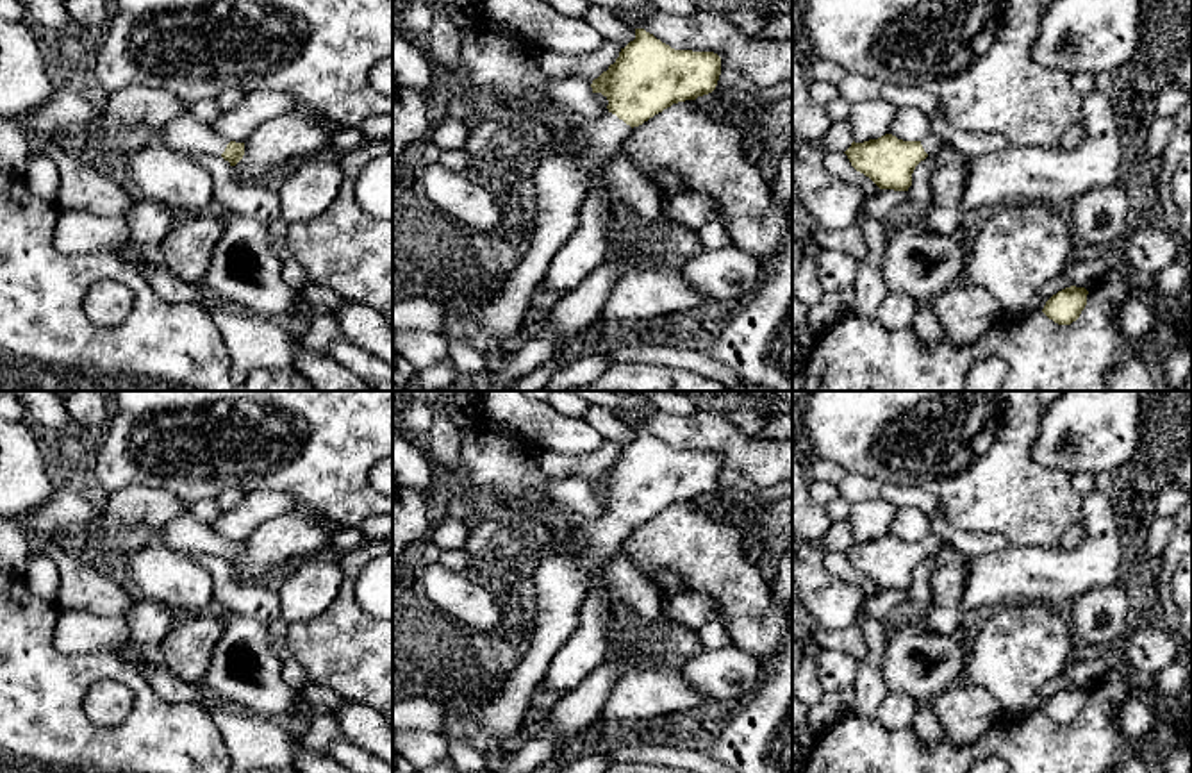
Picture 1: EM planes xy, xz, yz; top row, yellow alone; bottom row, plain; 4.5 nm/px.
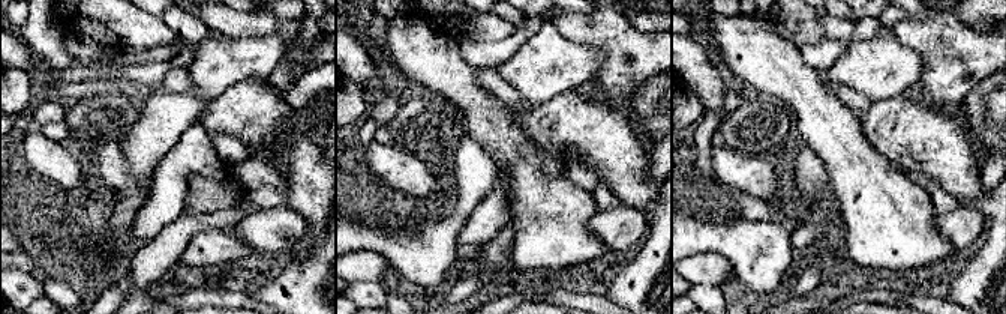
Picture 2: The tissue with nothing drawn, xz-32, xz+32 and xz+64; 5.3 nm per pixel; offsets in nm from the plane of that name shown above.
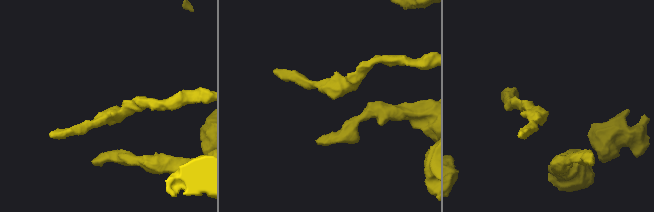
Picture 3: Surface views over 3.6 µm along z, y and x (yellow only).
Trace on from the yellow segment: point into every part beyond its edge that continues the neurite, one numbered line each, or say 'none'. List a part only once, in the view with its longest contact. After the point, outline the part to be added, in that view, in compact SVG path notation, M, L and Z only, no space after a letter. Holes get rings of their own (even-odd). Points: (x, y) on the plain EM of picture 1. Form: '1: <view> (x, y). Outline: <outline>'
1: xz (561, 581). Outline: M608 512L601 518L573 514L573 536L562 553L548 553L537 564L534 586L539 619L532 630L526 653L500 686L466 696L450 686L430 678L421 682L393 666L393 705L405 698L434 693L453 703L460 714L498 739L516 737L559 648L573 636L584 598L589 591L589 575L621 552L632 527Z

